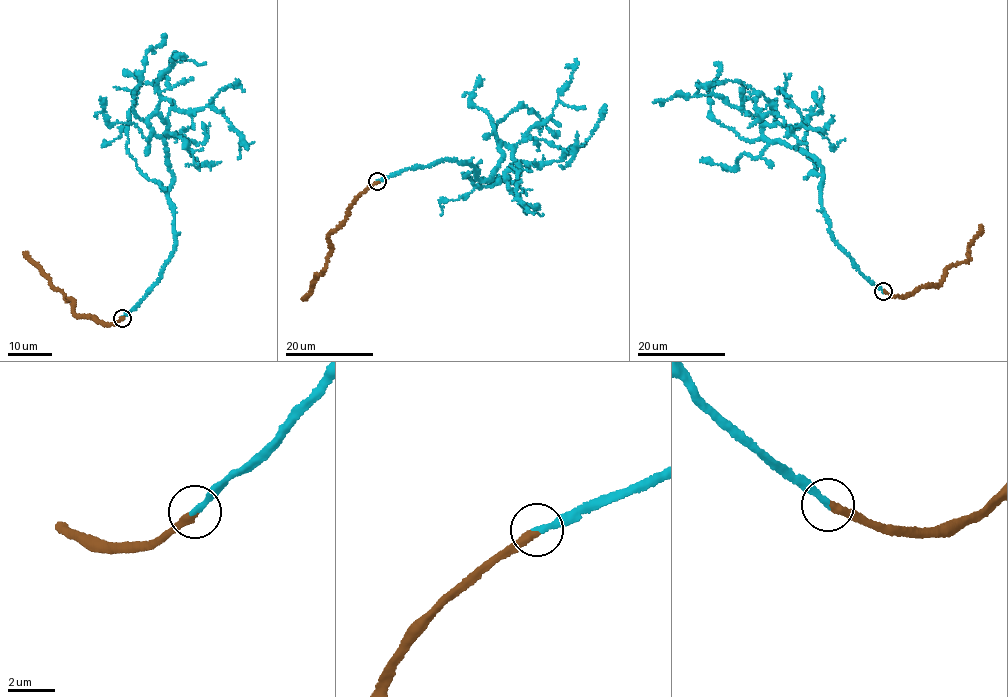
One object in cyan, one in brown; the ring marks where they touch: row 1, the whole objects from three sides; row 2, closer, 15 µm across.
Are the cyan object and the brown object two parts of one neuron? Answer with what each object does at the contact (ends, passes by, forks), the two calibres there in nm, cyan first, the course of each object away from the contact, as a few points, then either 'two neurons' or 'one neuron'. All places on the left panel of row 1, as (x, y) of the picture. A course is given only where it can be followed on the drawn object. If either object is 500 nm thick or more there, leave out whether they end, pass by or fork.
cyan ends; brown ends; calibres 260 and 360 nm; course cyan (122, 318), (157, 283), (175, 242), (173, 179), (149, 117), (210, 105), (244, 142), (238, 158); course brown (122, 318), (103, 323), (80, 317), (74, 312), (74, 301), (52, 285), (50, 277), (24, 253); one neuron

